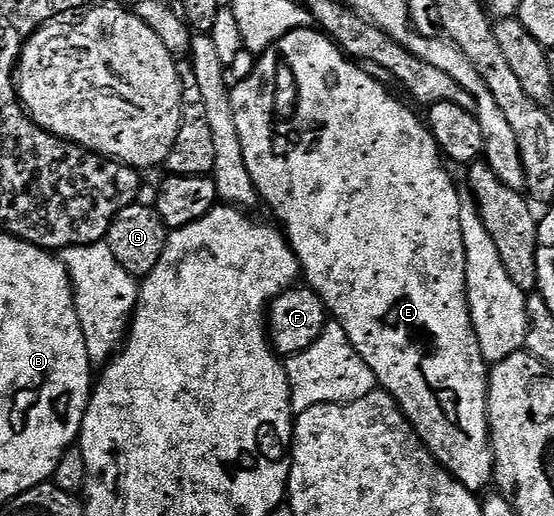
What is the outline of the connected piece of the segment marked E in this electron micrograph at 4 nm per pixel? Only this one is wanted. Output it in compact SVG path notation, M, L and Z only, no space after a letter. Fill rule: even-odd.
M313 27L295 28L281 40L281 47L283 47L283 55L287 58L288 65L296 67L295 79L299 82L299 89L297 88L297 120L299 119L299 127L303 131L293 132L288 139L277 139L273 138L272 135L263 135L261 132L253 130L252 125L248 123L243 123L238 126L238 137L242 147L243 159L249 177L252 178L252 185L259 194L260 200L262 200L265 205L267 202L268 209L275 214L276 220L274 219L274 222L281 228L282 234L285 236L287 242L290 243L291 250L295 253L295 258L298 259L299 270L302 278L304 280L307 278L307 280L305 280L306 286L310 288L310 290L316 291L323 302L324 307L327 308L330 318L334 320L334 322L339 325L340 329L343 330L344 334L347 335L353 349L365 361L365 365L369 365L369 369L373 369L378 386L395 398L399 410L403 412L408 423L411 424L411 430L422 439L423 446L435 456L439 466L447 468L447 471L452 475L453 479L456 479L459 483L463 483L472 493L479 493L479 490L481 490L486 483L490 484L493 479L493 456L489 450L489 428L487 426L487 381L485 378L485 363L477 354L476 348L473 346L470 312L467 309L467 250L463 244L463 233L459 230L459 209L461 206L461 200L459 200L458 193L455 192L454 185L451 184L450 177L447 176L446 169L443 168L444 160L441 158L441 152L439 148L435 146L431 134L426 126L421 122L420 116L418 119L409 108L402 107L402 105L386 91L388 88L374 79L372 75L360 66L358 62L352 61L348 58L348 56L337 46L334 39L320 33Z

